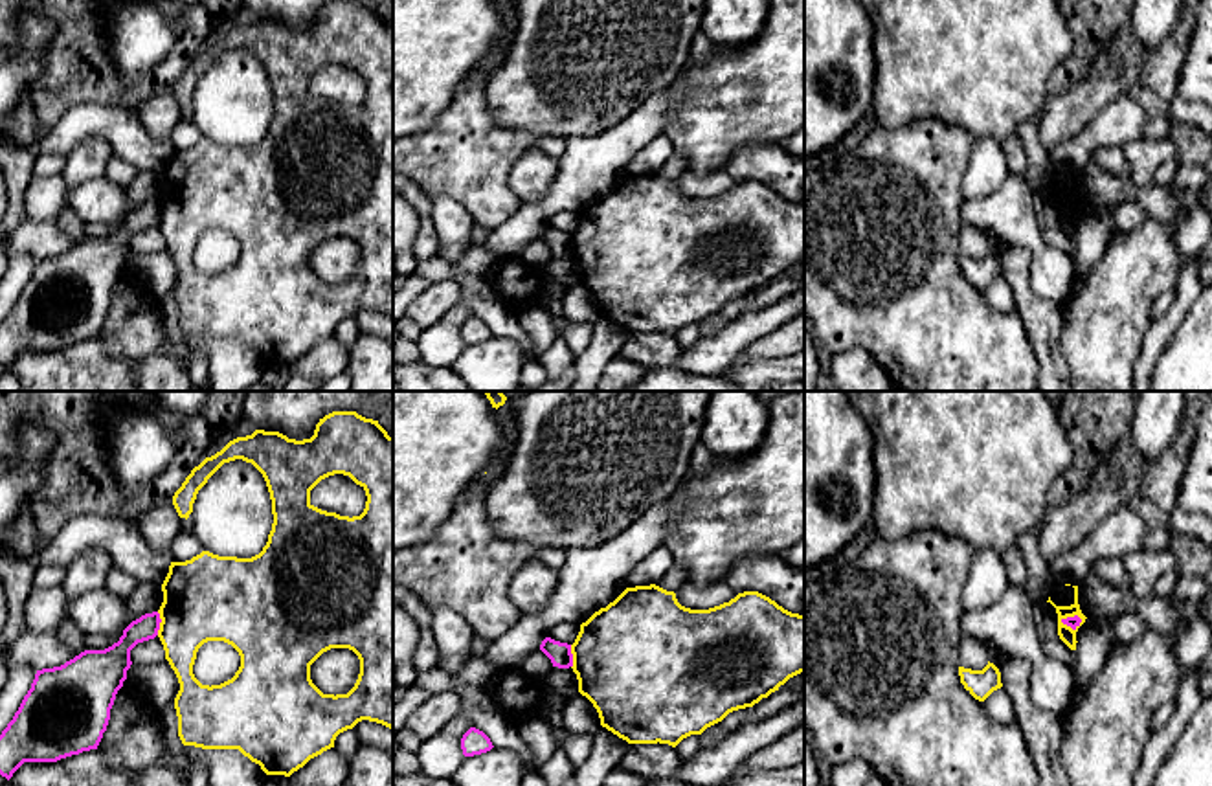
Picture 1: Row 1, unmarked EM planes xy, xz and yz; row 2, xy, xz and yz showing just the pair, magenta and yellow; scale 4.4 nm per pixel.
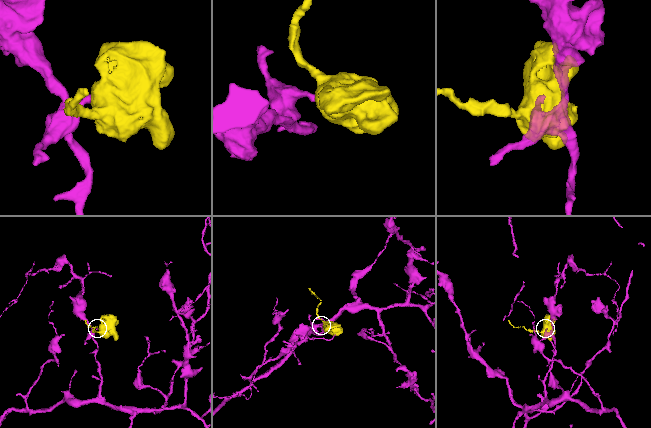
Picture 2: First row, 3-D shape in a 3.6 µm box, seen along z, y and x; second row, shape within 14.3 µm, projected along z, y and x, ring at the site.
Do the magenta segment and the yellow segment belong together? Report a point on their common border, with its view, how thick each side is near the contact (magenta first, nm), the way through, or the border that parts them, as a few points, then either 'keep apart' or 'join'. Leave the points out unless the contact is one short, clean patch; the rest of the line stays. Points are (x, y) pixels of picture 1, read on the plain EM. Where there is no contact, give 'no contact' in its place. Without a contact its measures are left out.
meets magenta in xy at (158, 212); 130 nm thick on the magenta side, 380 nm on the other; border along xy (157, 201), (160, 208), (158, 223); keep apart

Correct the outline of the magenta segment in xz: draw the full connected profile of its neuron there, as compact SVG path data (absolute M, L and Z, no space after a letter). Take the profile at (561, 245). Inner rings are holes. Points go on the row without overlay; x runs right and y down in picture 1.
M545 226L540 233L540 239L551 248L553 255L573 255L571 233Z

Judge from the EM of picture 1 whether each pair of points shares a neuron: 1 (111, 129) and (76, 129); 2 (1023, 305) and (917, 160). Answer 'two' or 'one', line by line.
1: one
2: two

